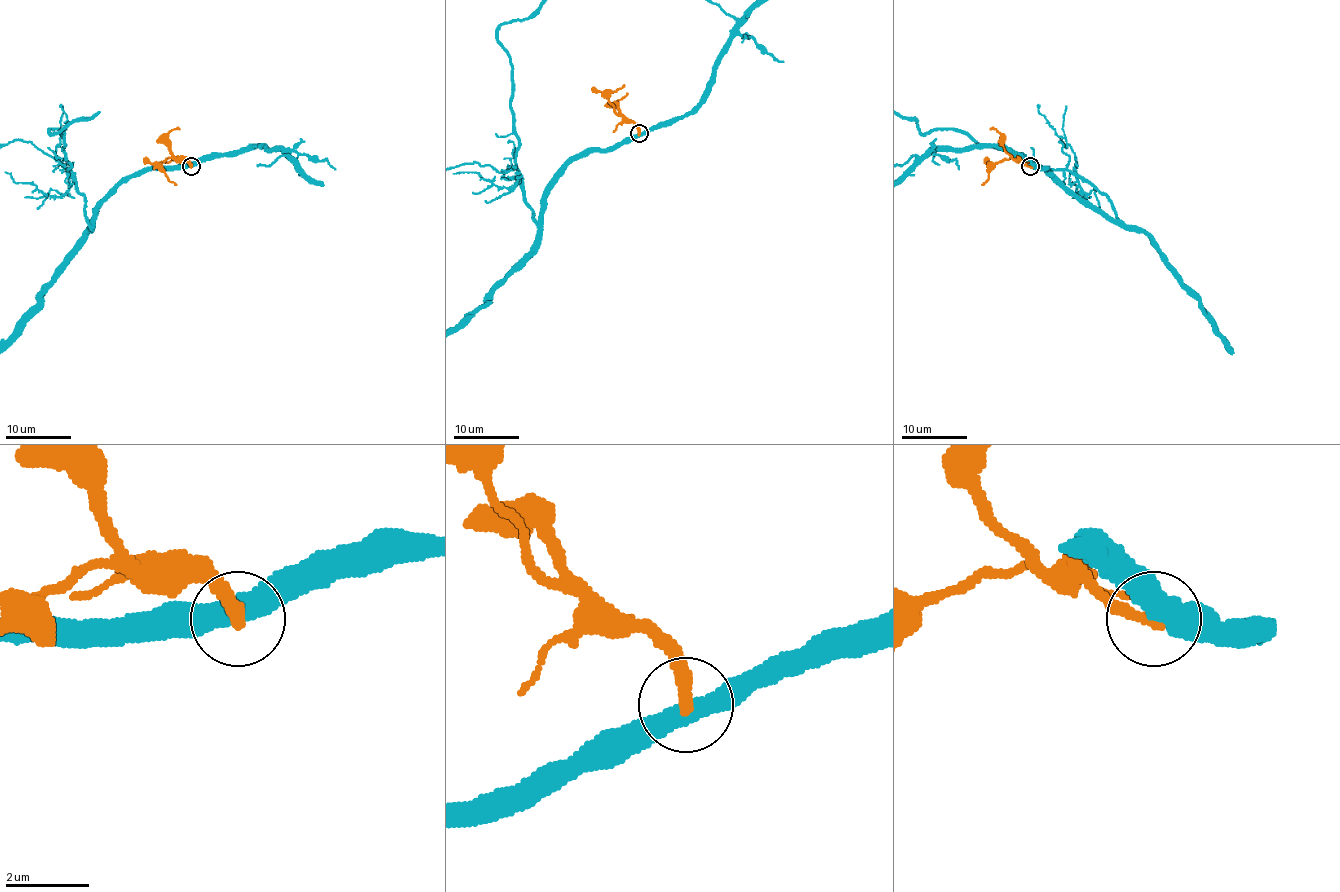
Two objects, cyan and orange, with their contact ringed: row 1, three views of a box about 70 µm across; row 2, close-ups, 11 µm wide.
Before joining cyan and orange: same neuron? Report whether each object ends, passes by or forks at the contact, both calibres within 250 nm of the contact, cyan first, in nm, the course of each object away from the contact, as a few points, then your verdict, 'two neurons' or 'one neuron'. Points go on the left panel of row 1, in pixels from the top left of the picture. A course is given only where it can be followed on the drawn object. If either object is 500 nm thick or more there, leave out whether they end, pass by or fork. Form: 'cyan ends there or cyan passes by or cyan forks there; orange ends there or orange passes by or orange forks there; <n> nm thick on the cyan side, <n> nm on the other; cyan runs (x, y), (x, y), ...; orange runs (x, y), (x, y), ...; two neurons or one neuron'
cyan passes by; orange ends there; 480 nm thick on the cyan side, 280 nm on the other; orange runs (191, 166), (185, 160), (172, 158), (165, 158), (160, 163), (167, 178), (177, 184); two neurons

